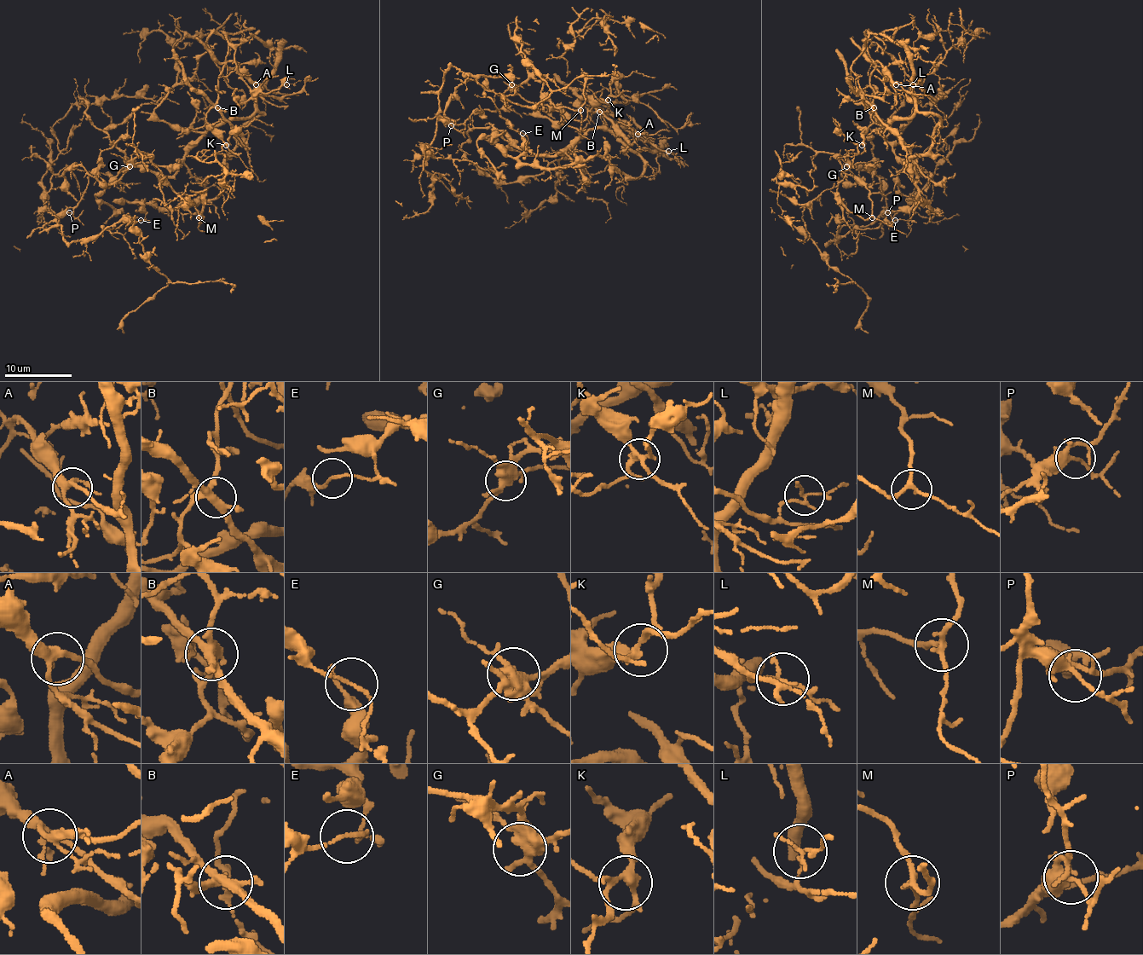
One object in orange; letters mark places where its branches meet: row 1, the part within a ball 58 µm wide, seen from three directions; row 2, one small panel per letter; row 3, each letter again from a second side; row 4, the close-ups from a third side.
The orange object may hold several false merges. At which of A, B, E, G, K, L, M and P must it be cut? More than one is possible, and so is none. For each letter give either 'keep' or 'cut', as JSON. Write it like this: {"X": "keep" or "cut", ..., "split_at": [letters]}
{"A": "keep", "B": "cut", "E": "cut", "G": "keep", "K": "keep", "L": "keep", "M": "keep", "P": "keep", "split_at": ["B", "E"]}

